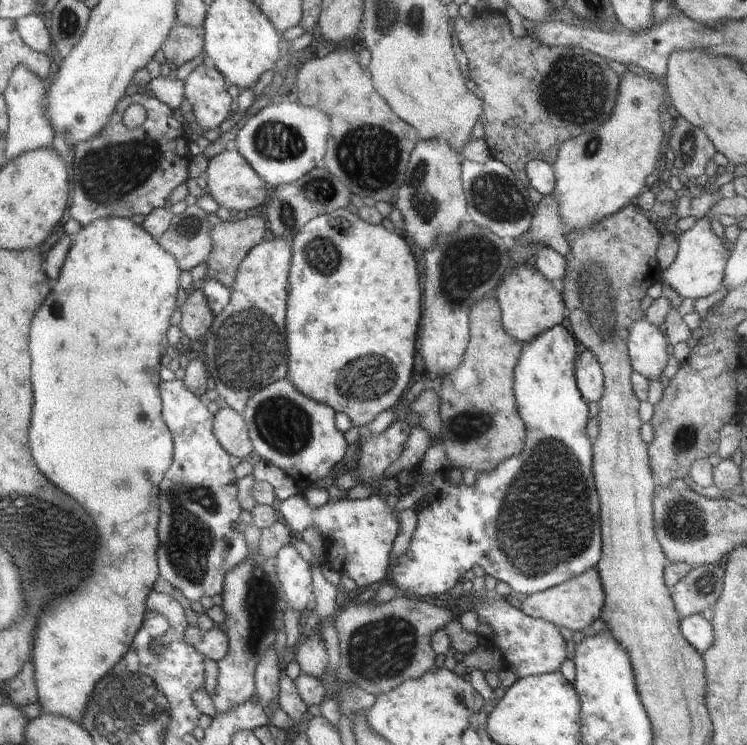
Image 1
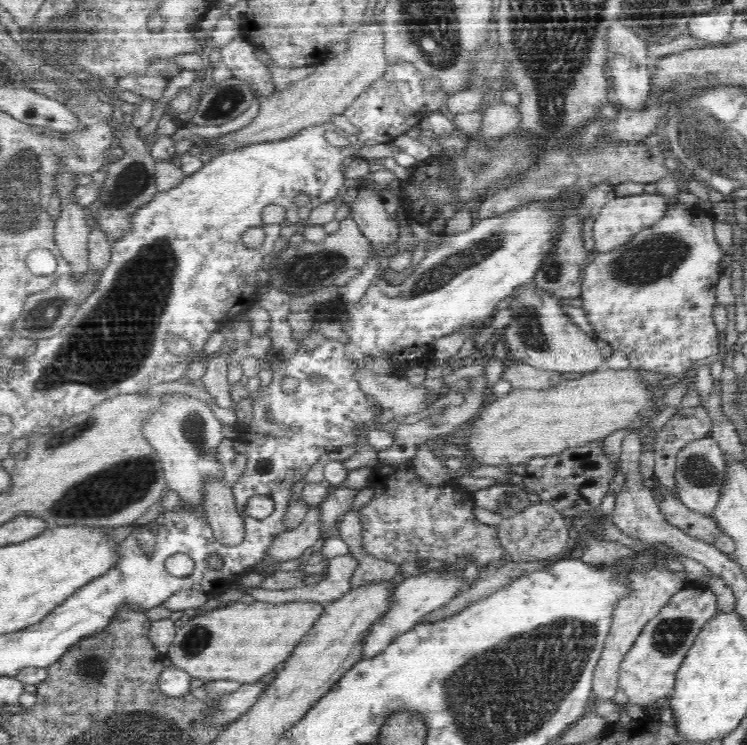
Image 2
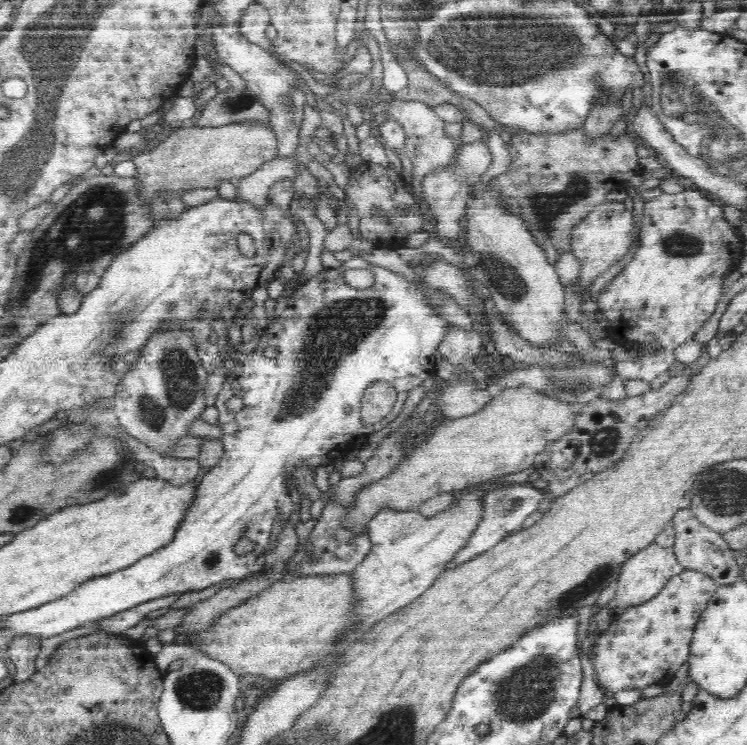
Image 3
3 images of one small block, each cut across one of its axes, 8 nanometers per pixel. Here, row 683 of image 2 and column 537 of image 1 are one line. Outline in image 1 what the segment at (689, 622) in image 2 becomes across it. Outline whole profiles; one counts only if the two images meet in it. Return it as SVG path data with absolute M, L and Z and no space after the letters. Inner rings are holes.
M487 593L484 600L477 599L471 608L478 616L480 625L486 625L492 630L492 640L489 645L502 653L504 667L511 670L519 678L545 673L558 673L560 666L566 660L566 642L560 630L554 624L528 617L522 610L517 610L506 602L504 597Z

